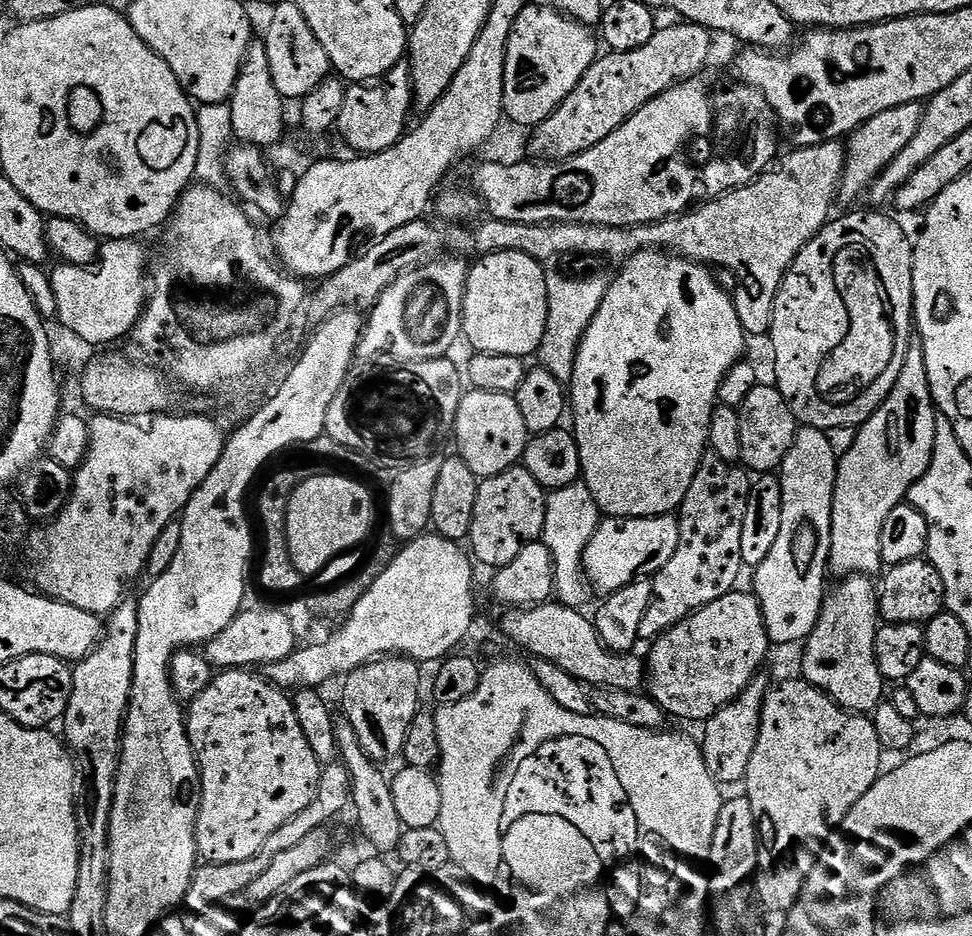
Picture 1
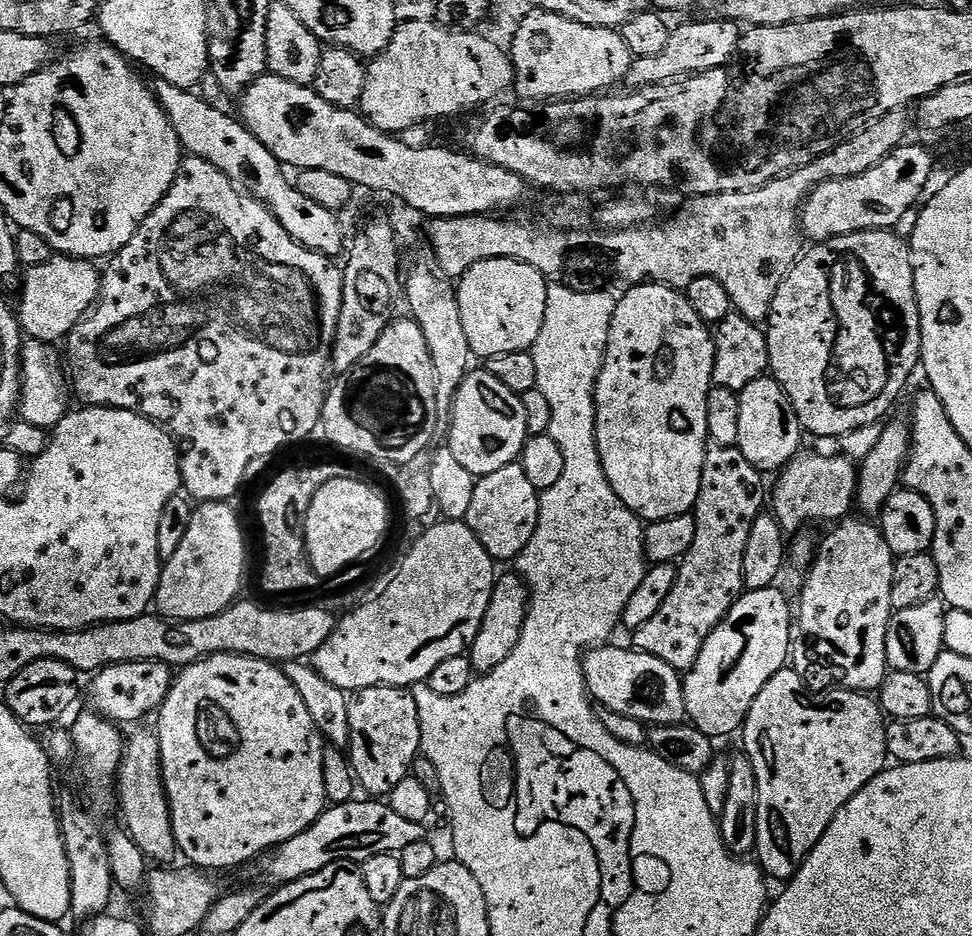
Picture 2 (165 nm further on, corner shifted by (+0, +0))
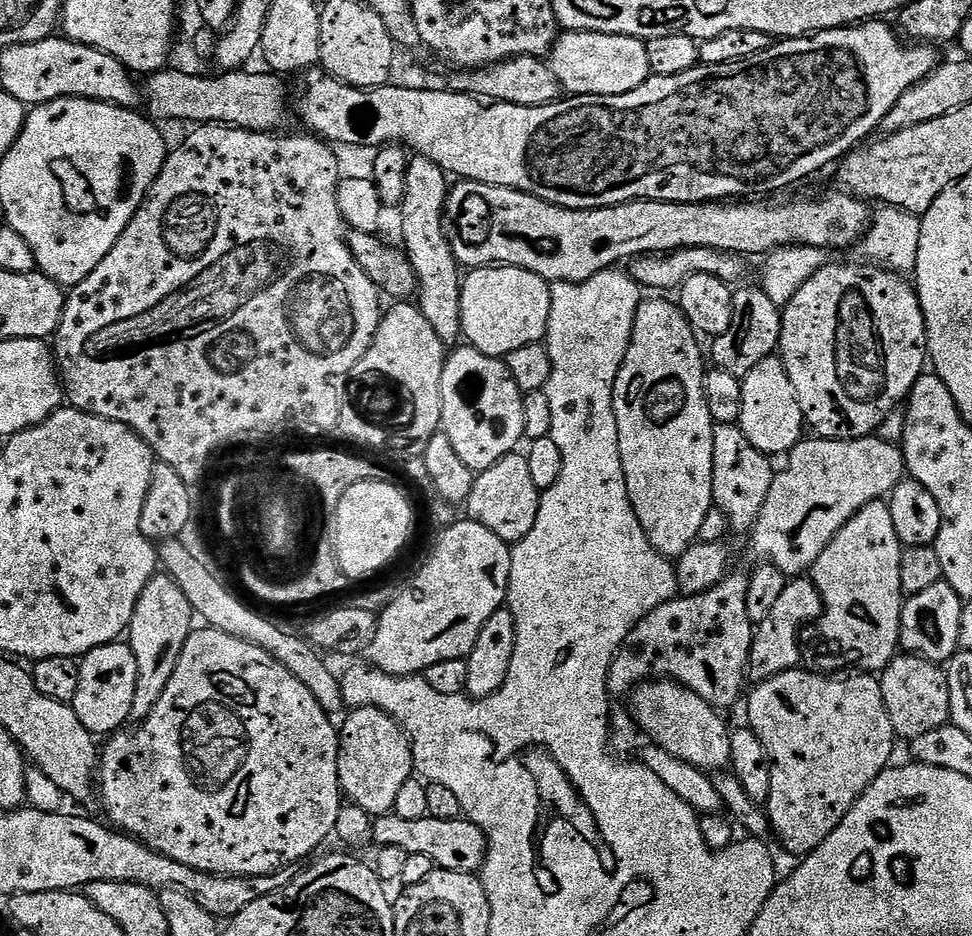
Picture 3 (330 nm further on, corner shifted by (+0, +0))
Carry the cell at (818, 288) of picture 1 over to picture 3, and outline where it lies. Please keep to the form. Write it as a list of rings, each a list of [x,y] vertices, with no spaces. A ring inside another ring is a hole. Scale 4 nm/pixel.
[[[825,263],[782,308],[778,355],[798,394],[805,425],[822,440],[873,435],[887,415],[907,401],[914,382],[926,372],[928,331],[915,287],[899,272],[859,263]]]

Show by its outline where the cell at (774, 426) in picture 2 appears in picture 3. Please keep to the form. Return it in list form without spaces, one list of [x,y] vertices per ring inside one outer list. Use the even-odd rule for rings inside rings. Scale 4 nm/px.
[[[773,354],[762,358],[762,362],[758,362],[758,366],[754,366],[754,370],[750,370],[750,374],[742,377],[740,385],[742,386],[742,414],[738,427],[742,430],[742,434],[746,434],[746,438],[750,438],[754,450],[763,452],[769,458],[777,458],[776,456],[780,455],[783,457],[791,452],[805,435],[806,425],[802,406],[798,406],[798,394],[794,394],[790,374],[786,374],[786,366],[780,361],[779,355]]]

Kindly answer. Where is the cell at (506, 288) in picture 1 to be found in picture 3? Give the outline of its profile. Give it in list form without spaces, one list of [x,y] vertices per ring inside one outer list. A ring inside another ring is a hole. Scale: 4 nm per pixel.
[[[507,266],[474,268],[463,277],[460,285],[460,330],[463,339],[468,339],[465,341],[482,354],[506,358],[510,350],[539,344],[547,337],[551,305],[552,284],[538,278],[538,274],[530,274],[530,270]]]

